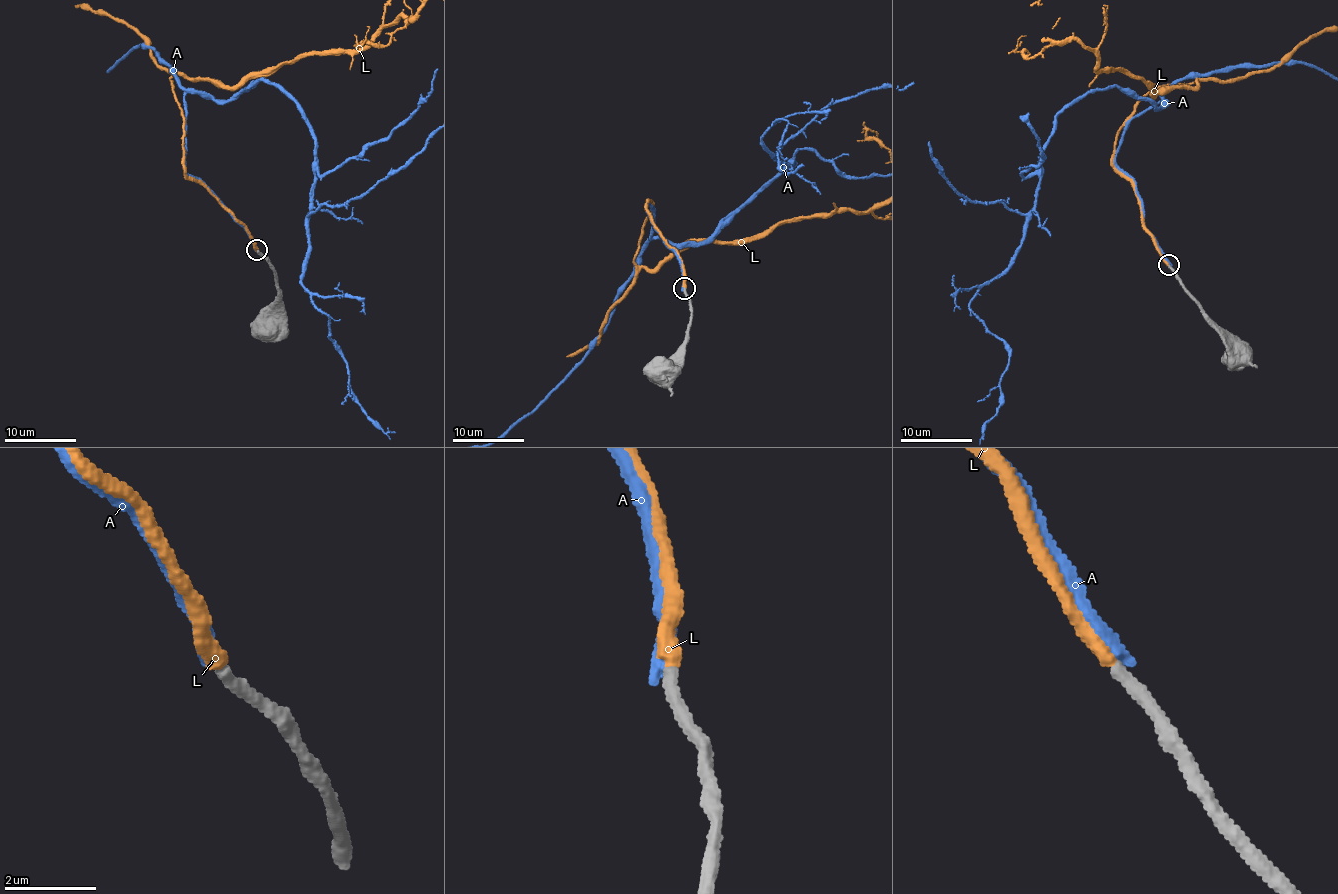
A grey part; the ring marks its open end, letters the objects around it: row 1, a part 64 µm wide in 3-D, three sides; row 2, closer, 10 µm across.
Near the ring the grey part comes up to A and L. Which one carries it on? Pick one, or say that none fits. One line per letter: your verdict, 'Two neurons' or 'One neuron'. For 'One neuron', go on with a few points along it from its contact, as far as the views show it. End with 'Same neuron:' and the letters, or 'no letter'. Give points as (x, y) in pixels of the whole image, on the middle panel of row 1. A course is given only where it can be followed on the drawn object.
A: Two neurons
L: One neuron
Same neuron: L

